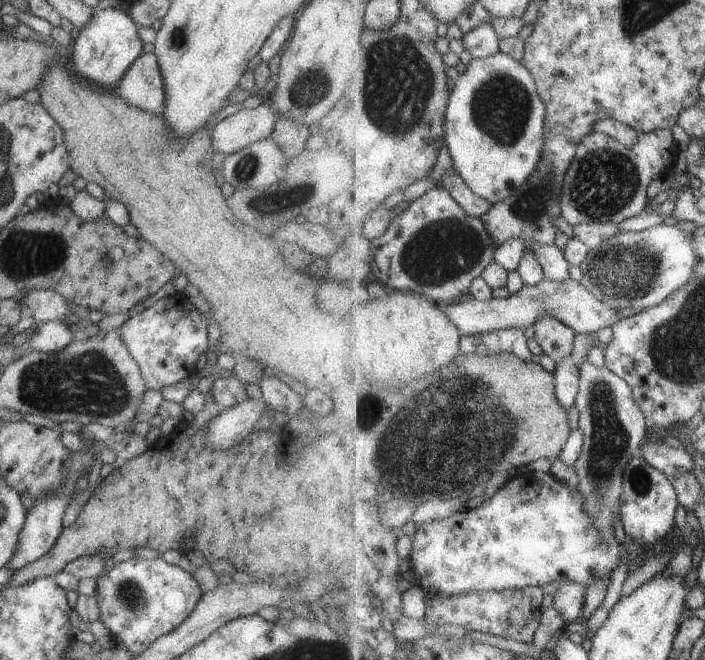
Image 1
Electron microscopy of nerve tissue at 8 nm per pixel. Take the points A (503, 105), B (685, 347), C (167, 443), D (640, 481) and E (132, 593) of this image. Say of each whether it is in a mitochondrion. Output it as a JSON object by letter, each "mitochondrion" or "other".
{"A":"mitochondrion","B":"mitochondrion","C":"other","D":"mitochondrion","E":"mitochondrion"}

